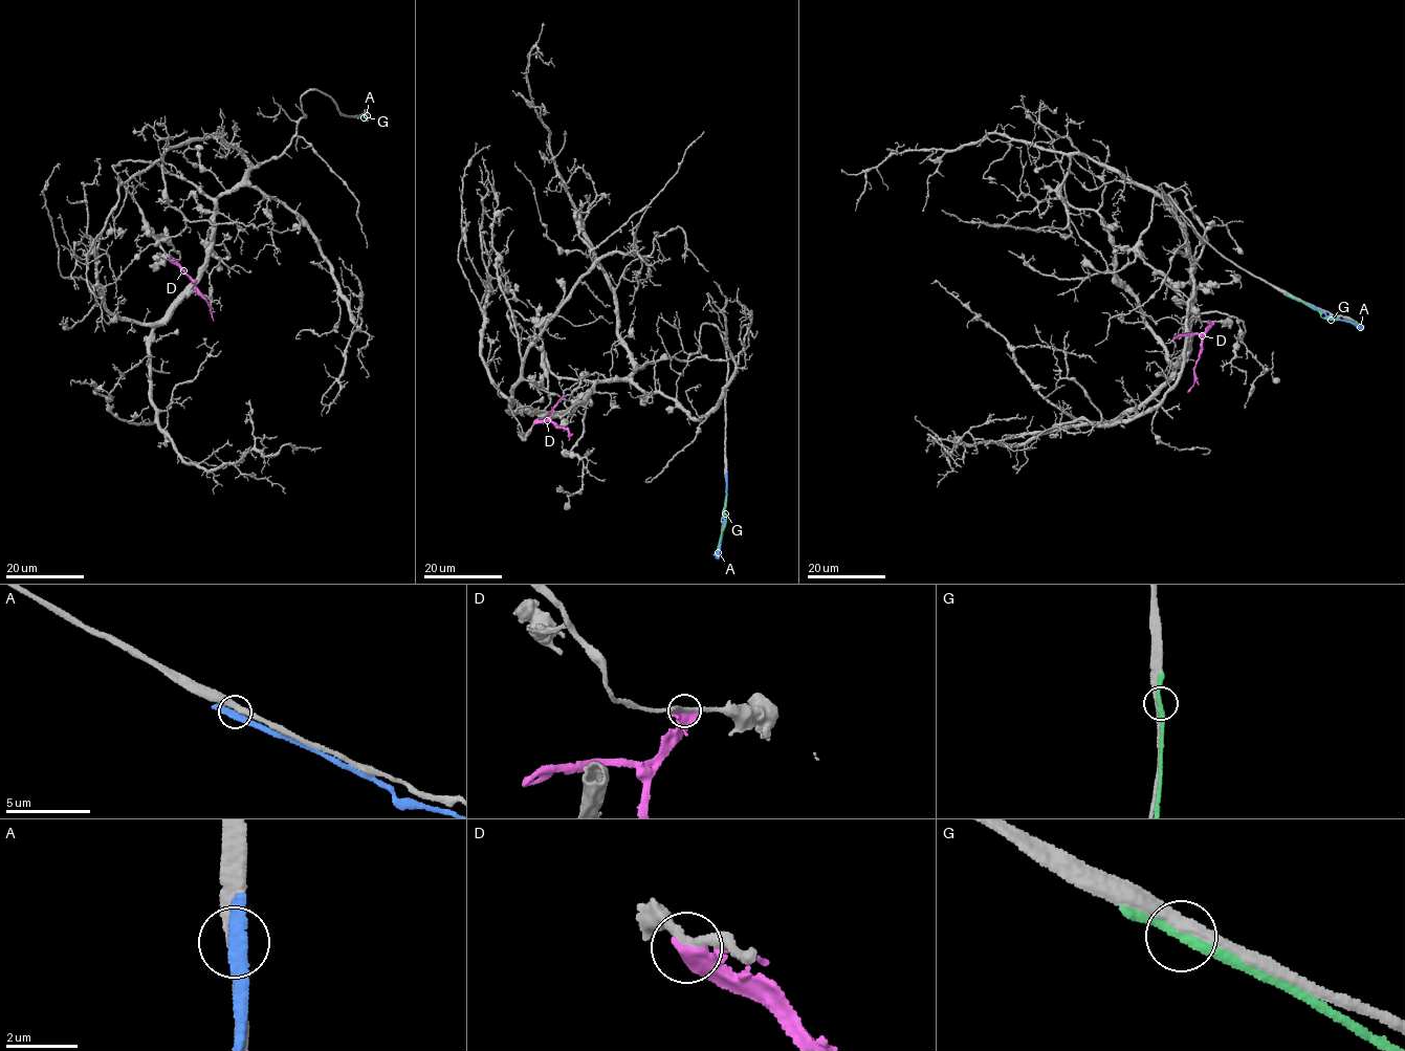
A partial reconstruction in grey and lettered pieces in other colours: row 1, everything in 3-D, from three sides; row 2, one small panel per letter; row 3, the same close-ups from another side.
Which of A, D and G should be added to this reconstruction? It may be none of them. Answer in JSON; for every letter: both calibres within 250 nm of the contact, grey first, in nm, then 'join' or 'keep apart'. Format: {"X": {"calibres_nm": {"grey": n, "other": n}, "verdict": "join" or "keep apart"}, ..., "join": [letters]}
{"A": {"calibres_nm": {"grey": 360, "other": 300}, "verdict": "keep apart"}, "D": {"calibres_nm": {"grey": 240, "other": 340}, "verdict": "keep apart"}, "G": {"calibres_nm": {"grey": 320, "other": 260}, "verdict": "keep apart"}, "join": []}

